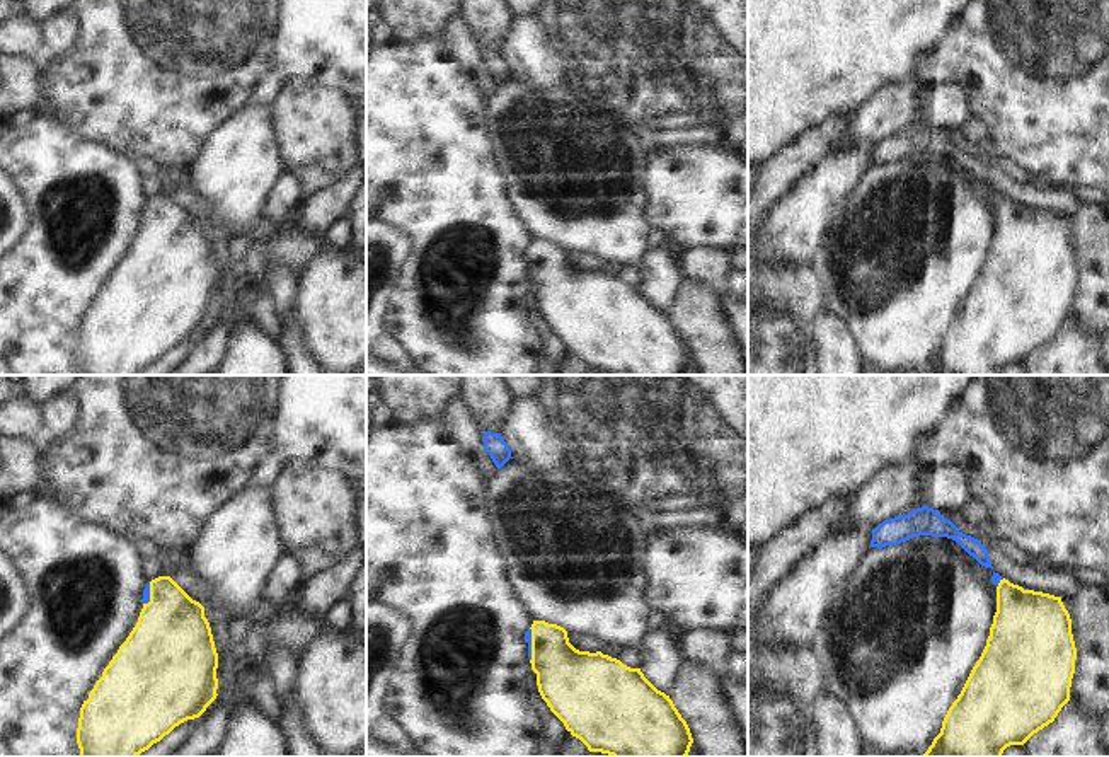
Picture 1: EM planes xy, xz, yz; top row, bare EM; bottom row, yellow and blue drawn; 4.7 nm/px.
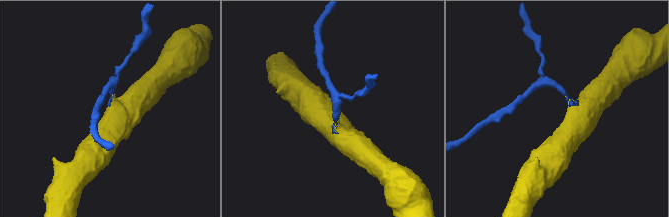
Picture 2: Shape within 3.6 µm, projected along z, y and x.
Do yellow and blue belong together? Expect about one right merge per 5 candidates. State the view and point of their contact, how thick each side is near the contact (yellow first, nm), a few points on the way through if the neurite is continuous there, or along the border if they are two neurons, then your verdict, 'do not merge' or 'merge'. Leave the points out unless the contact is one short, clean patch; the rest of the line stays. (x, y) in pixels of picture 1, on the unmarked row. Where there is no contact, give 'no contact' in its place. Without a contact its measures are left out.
meets yellow in xz at (532, 263); 300 nm thick on the yellow side, 30 nm on the other; runs through xz (569, 299), (532, 263), (528, 251); merge

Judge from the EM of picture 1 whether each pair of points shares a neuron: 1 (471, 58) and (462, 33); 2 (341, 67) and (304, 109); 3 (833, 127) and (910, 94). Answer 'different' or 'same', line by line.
1: same
2: different
3: different

